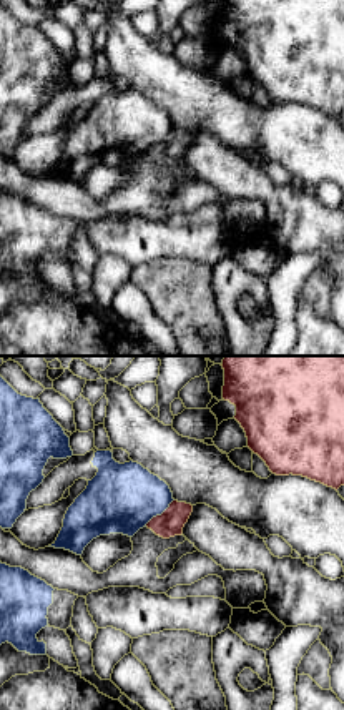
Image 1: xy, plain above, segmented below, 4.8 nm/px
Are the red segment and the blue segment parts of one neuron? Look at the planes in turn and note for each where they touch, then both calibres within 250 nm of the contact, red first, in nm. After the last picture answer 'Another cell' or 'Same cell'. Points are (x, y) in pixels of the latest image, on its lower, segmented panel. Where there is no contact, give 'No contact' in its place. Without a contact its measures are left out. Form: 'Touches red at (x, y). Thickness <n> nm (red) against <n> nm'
Touches red at (162, 514). Thickness 120 nm (red) against 340 nm

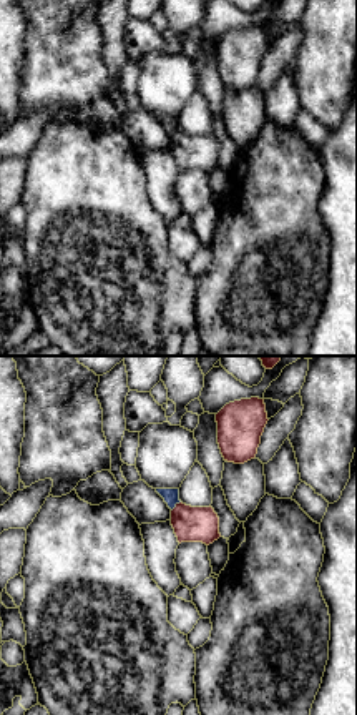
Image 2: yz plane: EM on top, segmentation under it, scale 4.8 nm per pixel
Touches red at (176, 506). Thickness 180 nm (red) against 80 nm

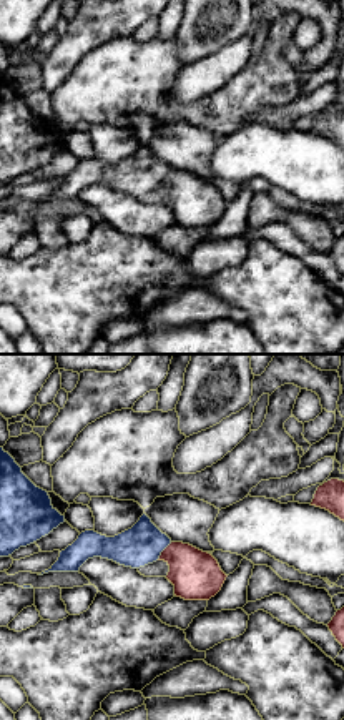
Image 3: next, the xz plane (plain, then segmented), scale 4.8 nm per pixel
Touches red at (163, 551). Thickness 240 nm (red) against 200 nm

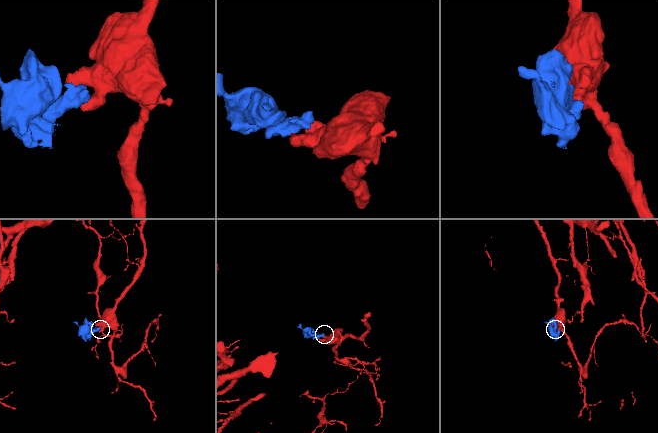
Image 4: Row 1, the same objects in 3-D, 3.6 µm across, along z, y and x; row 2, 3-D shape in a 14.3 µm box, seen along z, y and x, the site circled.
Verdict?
Another cell

